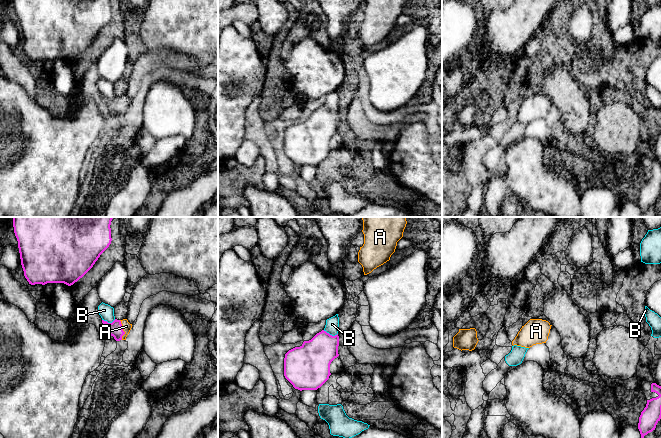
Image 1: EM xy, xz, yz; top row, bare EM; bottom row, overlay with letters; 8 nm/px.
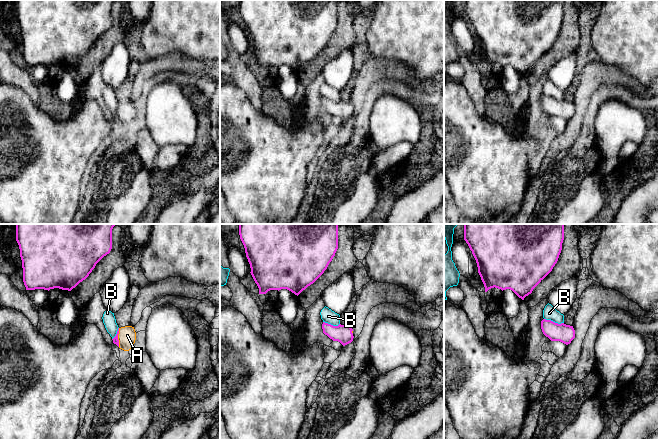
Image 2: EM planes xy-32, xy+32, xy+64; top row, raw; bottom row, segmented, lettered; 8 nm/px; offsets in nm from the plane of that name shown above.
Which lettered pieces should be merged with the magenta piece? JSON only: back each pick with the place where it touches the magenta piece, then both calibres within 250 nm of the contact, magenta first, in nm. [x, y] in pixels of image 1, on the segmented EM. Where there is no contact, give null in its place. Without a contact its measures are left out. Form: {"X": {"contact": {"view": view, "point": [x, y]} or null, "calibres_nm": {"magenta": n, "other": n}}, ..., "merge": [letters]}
{"A": {"contact": {"view": "xy", "point": [122, 330]}, "calibres_nm": {"magenta": 110, "other": 80}}, "merge": ["A"]}

